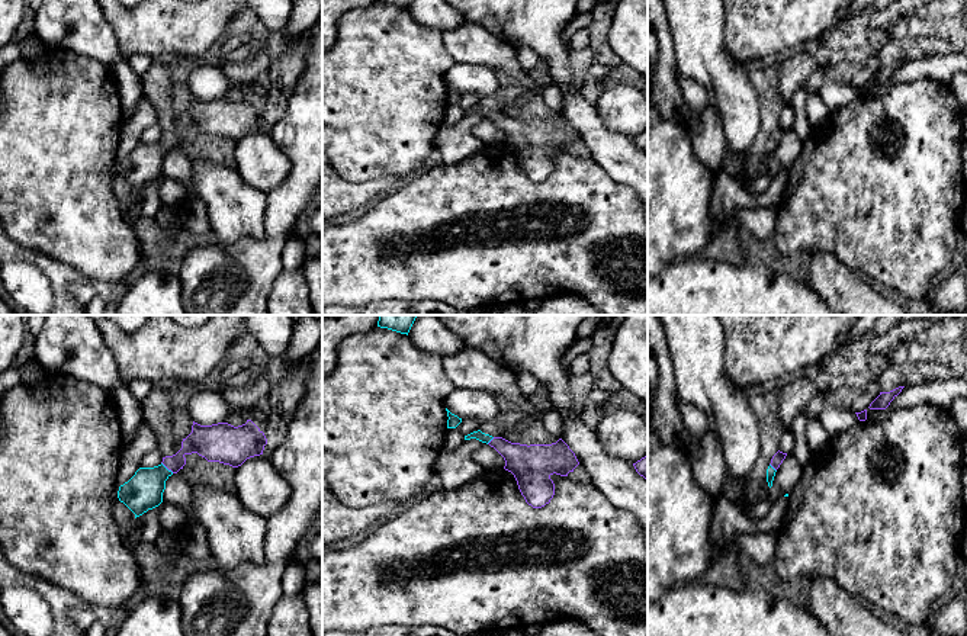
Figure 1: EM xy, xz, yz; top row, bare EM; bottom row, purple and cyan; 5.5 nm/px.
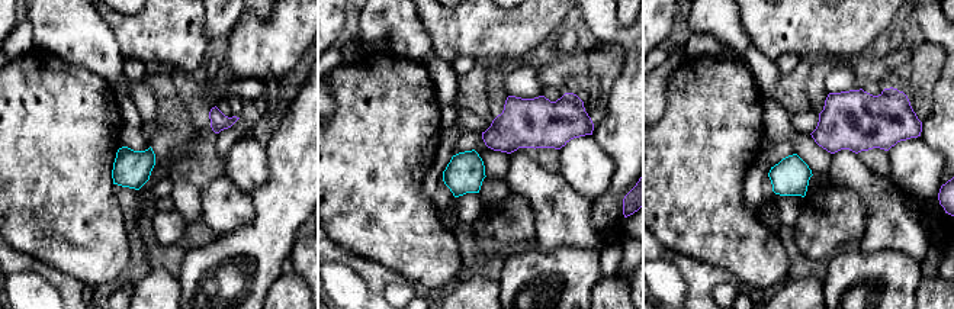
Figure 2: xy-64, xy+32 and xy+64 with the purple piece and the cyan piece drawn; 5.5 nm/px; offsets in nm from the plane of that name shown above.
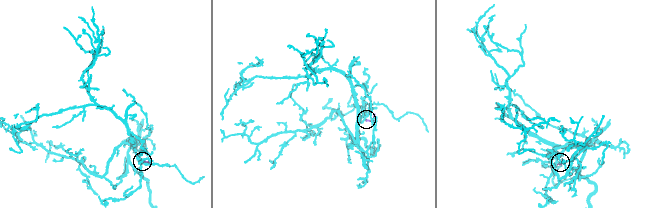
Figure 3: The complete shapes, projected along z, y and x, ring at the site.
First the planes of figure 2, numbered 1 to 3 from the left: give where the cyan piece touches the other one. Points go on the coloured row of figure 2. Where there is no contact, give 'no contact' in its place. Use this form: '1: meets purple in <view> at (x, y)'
1: no contact
2: no contact
3: no contact

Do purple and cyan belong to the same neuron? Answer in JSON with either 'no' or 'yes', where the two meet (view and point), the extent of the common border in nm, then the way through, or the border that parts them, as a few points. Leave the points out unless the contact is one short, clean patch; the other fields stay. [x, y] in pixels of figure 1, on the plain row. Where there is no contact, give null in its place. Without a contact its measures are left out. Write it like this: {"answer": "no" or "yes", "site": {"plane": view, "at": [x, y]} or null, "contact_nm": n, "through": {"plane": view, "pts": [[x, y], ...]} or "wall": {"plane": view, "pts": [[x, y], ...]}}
{"answer": "yes", "site": {"plane": "xy", "at": [167, 143]}, "contact_nm": 90, "through": {"plane": "xy", "pts": [[202, 115], [192, 118], [167, 143], [144, 166]]}}

